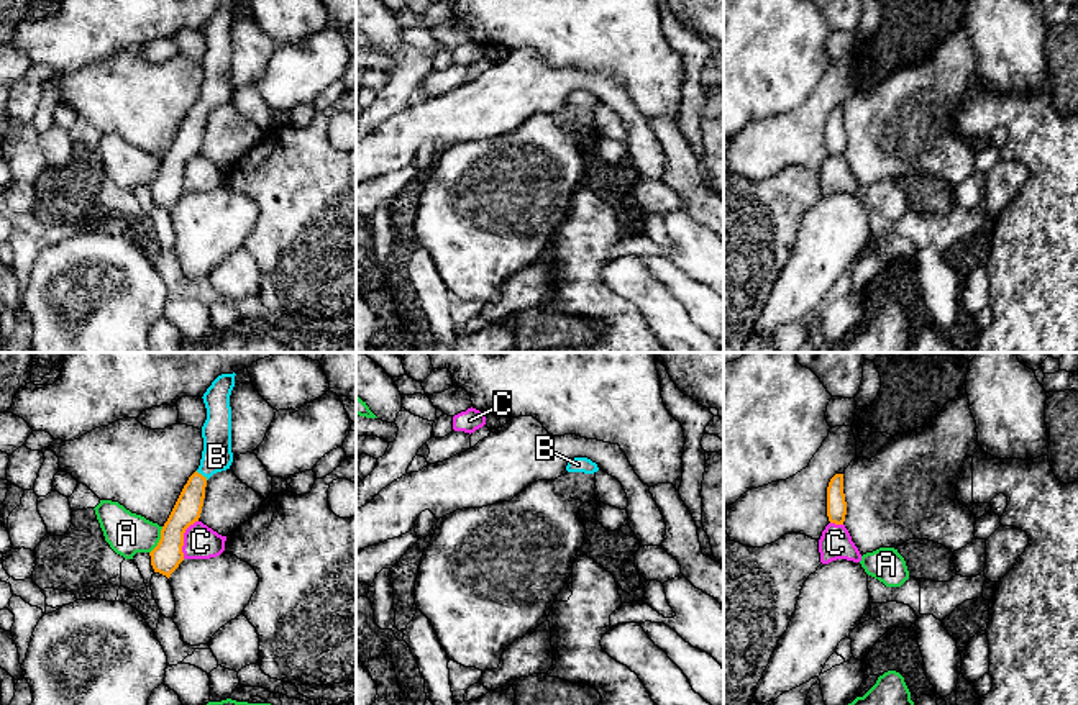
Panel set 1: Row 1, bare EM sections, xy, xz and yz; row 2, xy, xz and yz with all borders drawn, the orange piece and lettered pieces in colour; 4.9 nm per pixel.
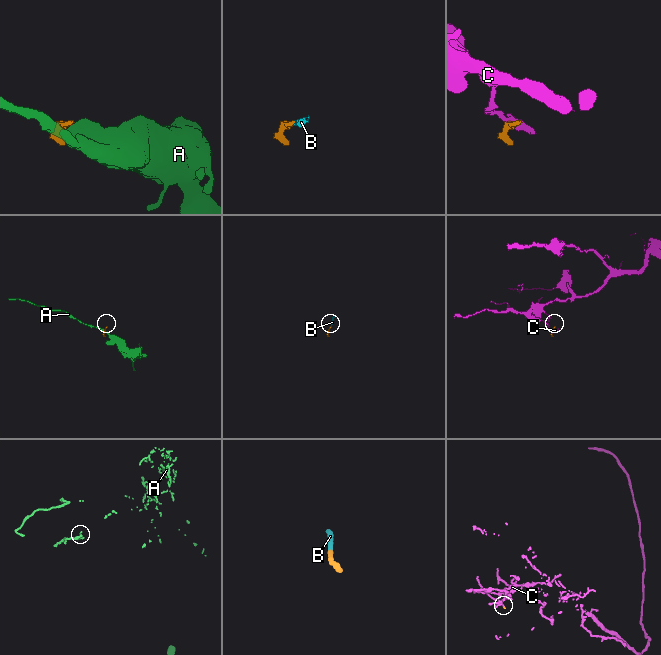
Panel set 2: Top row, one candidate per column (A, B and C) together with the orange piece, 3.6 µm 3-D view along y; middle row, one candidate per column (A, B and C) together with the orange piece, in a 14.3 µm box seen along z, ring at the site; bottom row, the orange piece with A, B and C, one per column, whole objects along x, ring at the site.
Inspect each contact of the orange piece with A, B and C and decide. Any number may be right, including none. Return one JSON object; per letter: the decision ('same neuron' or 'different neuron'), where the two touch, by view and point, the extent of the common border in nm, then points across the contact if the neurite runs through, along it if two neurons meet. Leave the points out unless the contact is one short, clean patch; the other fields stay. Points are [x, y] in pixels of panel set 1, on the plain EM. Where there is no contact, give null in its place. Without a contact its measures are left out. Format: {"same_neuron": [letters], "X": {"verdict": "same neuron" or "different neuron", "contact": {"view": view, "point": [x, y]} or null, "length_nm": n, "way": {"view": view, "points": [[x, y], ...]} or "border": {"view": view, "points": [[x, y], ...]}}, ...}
{"same_neuron": ["B"], "A": {"verdict": "different neuron", "contact": {"view": "xy", "point": [159, 172]}, "length_nm": 150, "border": {"view": "xy", "points": [[163, 159], [161, 171], [150, 186]]}}, "B": {"verdict": "same neuron", "contact": {"view": "xy", "point": [200, 107]}, "length_nm": 80, "way": {"view": "xy", "points": [[187, 141], [200, 107], [217, 89]]}}, "C": {"verdict": "different neuron", "contact": {"view": "xy", "point": [182, 171]}, "length_nm": 200, "border": {"view": "xy", "points": [[197, 153], [184, 166], [182, 191]]}}}

